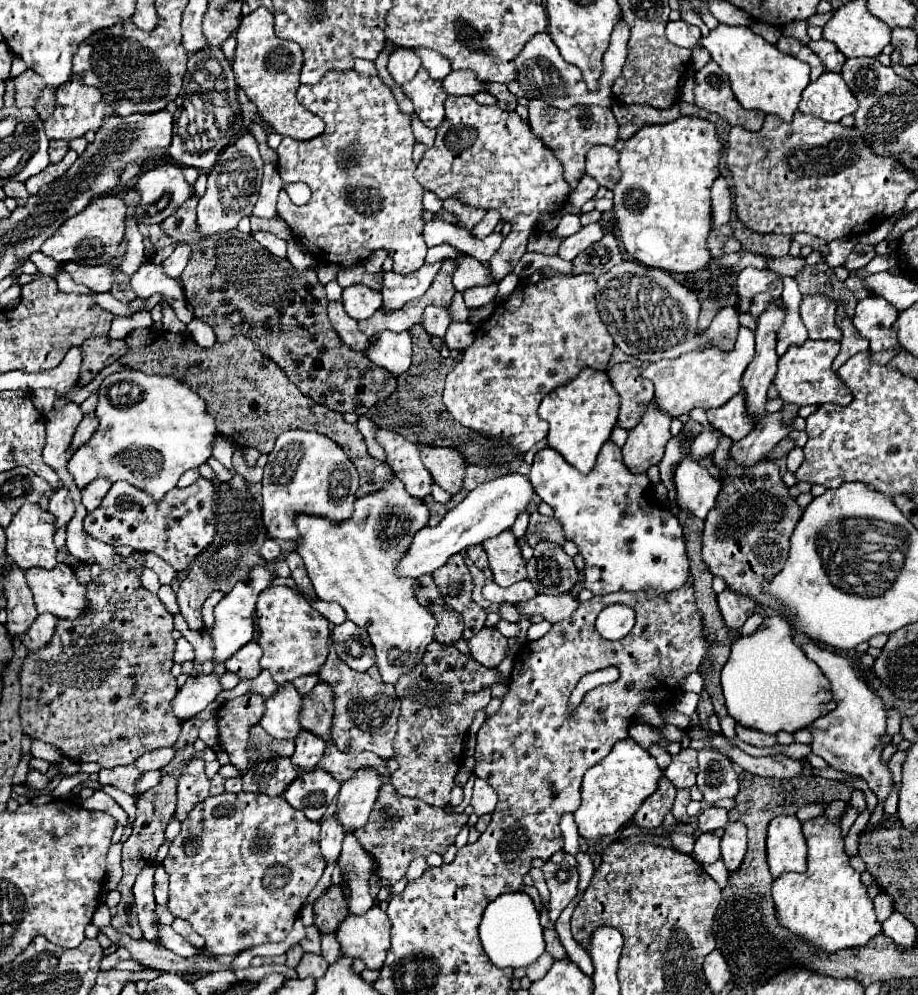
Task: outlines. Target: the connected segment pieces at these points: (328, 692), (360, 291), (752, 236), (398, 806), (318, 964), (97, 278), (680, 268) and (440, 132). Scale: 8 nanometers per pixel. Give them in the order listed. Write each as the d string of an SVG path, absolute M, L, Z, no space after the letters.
M318 683L310 693L302 697L302 709L300 709L300 725L324 741L332 741L330 737L330 721L332 721L332 689L326 683Z
M350 285L342 293L342 303L346 313L360 321L374 315L374 311L382 305L382 293L374 291L366 285Z
M734 213L730 217L728 225L734 229L734 237L748 251L764 255L764 257L784 257L784 255L788 255L788 249L790 249L790 243L792 243L790 237L786 237L786 235L760 235L760 233L754 233L742 221L738 221L738 217Z
M390 783L380 787L380 797L370 813L368 823L362 829L356 829L354 835L362 843L362 847L374 857L376 871L384 885L394 885L404 877L406 867L416 857L428 857L432 851L444 855L446 847L454 843L458 831L468 823L468 815L464 813L444 813L442 809L430 807L418 799L402 797Z
M304 953L304 957L300 959L298 967L296 967L296 973L300 979L306 979L306 977L314 977L314 979L320 979L324 977L328 969L328 963L316 955L316 953Z
M64 263L64 271L72 275L72 281L86 285L92 291L108 291L114 281L114 267L112 265L98 265L98 267L86 267L78 263Z
M684 115L678 117L678 121L644 125L644 129L638 129L634 137L624 141L618 161L622 175L612 189L612 199L624 247L636 261L670 273L694 273L710 263L712 255L706 249L706 239L710 233L710 185L718 177L720 149L722 141L714 123Z
M448 97L446 117L436 127L436 141L424 153L416 169L420 185L440 199L458 197L464 205L494 209L502 221L512 225L512 231L502 241L496 257L490 259L490 271L494 279L502 279L526 253L528 239L544 215L560 213L570 185L562 177L562 163L554 157L542 139L534 137L530 123L516 111L502 111L496 105L480 105L472 97Z

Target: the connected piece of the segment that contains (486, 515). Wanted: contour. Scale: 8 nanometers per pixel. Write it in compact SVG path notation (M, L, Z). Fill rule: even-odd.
M508 473L504 477L478 485L458 507L448 511L436 527L424 527L412 537L410 547L396 565L398 577L418 579L424 573L434 573L448 561L450 555L464 553L466 547L480 545L484 539L490 539L500 531L510 529L514 525L516 515L528 509L532 497L534 485L530 485L530 479L522 473Z

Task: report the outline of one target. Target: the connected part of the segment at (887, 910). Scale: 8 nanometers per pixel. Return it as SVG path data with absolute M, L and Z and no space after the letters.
M880 891L880 893L874 897L874 909L876 909L876 917L878 917L878 921L884 923L884 921L892 915L892 911L894 911L892 899L890 899L886 893Z

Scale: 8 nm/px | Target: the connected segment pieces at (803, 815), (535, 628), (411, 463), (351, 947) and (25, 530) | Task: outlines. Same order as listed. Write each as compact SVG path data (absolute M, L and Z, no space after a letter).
M824 801L806 803L806 805L802 805L802 807L798 809L796 817L798 817L798 821L800 821L800 823L804 823L804 821L808 821L808 819L812 819L812 817L820 817L820 815L824 813L824 807L826 807L826 803L824 803Z
M538 621L538 623L532 623L530 629L528 629L528 641L536 641L540 637L544 637L546 633L550 631L550 623L548 621Z
M378 429L378 443L386 453L386 463L394 471L394 475L404 483L406 491L414 499L426 499L430 495L430 485L434 483L430 473L424 469L418 447L406 441L398 433L390 433L388 429Z
M376 905L372 909L368 909L368 913L364 913L364 915L352 915L350 913L340 923L340 927L336 931L336 941L340 943L340 949L342 949L344 957L362 959L366 963L366 969L380 969L384 959L386 959L388 947L390 947L390 919Z
M22 505L18 513L14 513L14 521L6 527L6 555L20 567L20 569L30 569L30 567L44 567L44 569L54 569L58 563L58 549L54 547L54 517L40 509L40 505Z

